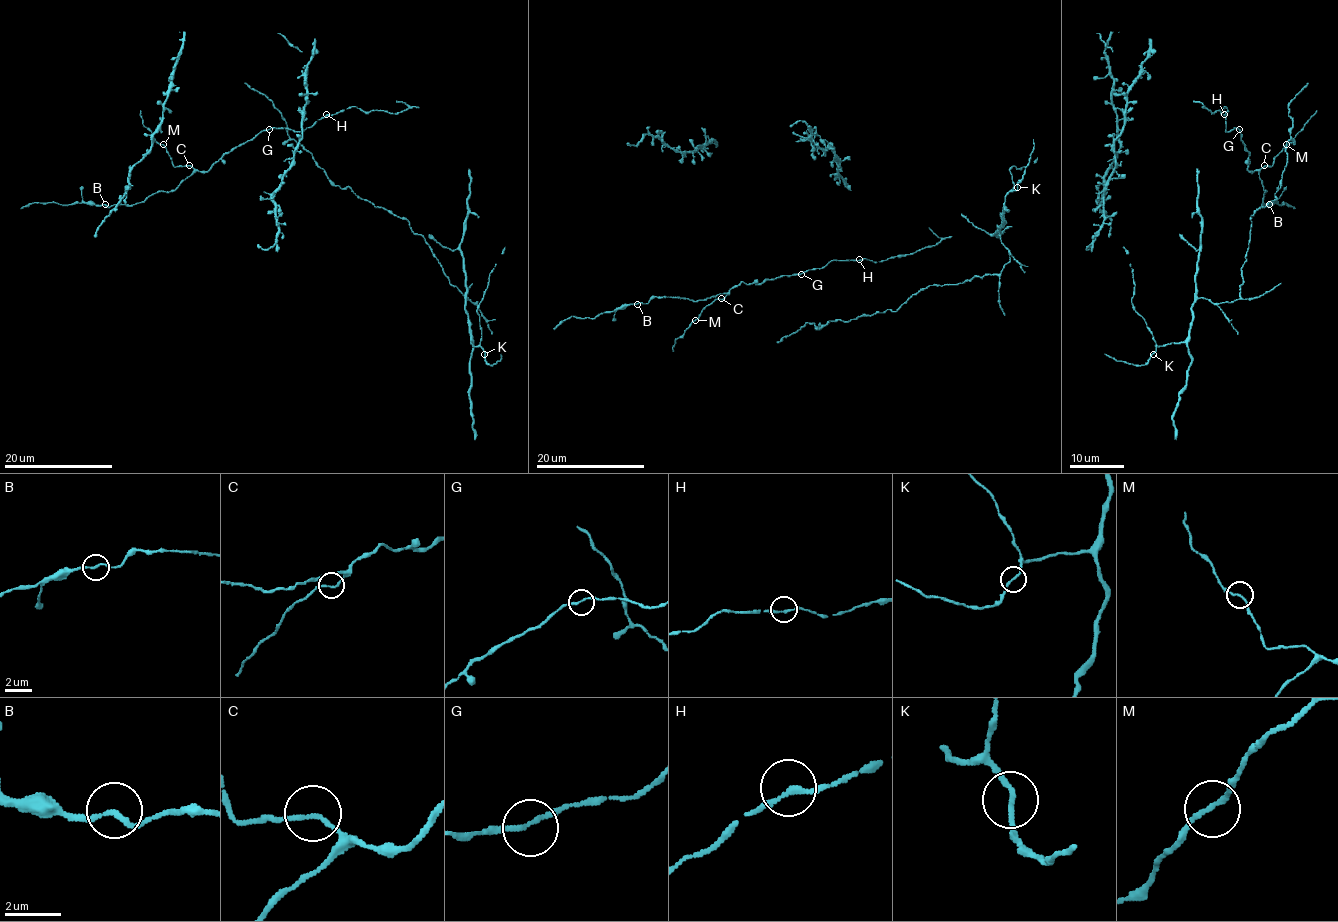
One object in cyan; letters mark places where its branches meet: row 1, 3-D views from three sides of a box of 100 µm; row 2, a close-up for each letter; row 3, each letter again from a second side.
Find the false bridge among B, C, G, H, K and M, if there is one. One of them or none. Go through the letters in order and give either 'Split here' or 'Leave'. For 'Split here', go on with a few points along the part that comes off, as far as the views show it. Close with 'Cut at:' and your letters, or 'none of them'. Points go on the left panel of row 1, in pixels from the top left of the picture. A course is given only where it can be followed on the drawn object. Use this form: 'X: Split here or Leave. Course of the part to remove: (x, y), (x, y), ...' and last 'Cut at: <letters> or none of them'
B: Leave
C: Leave
G: Leave
H: Leave
K: Leave
M: Leave
Cut at: none of them

